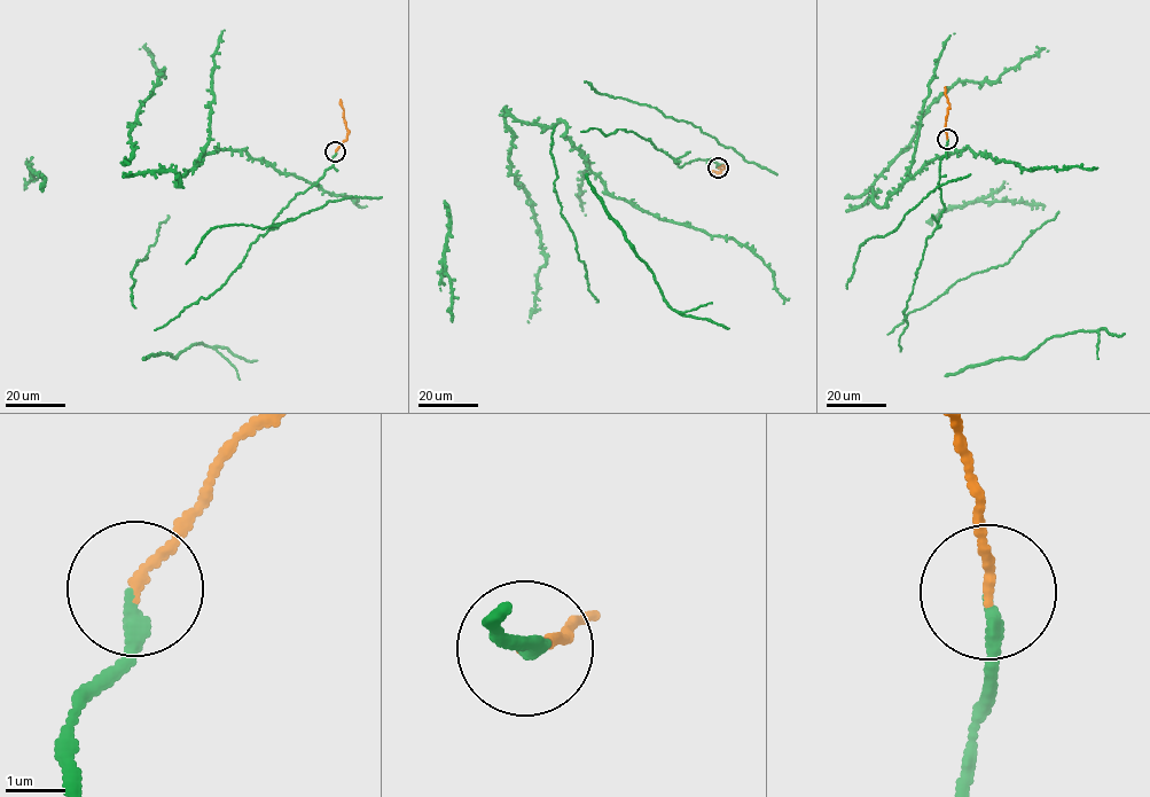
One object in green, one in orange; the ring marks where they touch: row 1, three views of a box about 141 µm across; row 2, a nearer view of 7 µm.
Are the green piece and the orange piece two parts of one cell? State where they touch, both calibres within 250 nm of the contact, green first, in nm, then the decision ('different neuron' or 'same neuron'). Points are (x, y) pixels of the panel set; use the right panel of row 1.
at (947, 139); 240 nm thick on the green side, 160 nm on the other; same neuron

